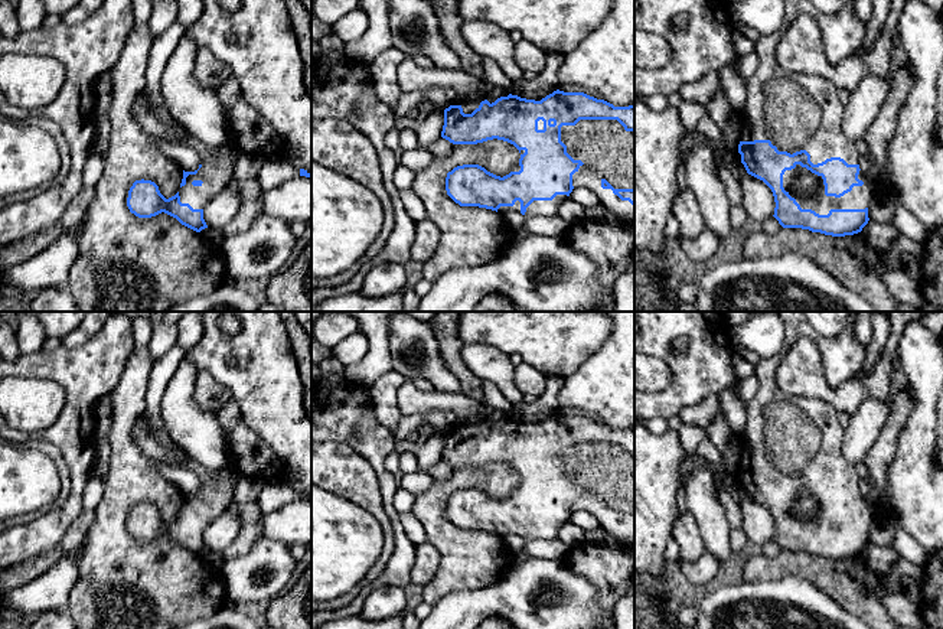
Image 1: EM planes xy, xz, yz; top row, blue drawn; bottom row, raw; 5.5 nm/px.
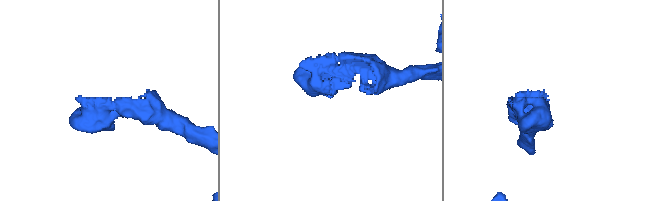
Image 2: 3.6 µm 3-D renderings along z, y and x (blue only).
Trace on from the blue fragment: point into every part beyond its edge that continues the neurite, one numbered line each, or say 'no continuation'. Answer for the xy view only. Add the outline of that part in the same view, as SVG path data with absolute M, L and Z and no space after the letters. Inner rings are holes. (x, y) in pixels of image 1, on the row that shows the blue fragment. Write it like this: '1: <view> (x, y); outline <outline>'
1: xy (217, 168); outline M226 141L222 146L211 147L211 154L199 160L202 167L196 175L186 177L186 185L179 189L182 203L193 209L203 209L229 183L239 150Z

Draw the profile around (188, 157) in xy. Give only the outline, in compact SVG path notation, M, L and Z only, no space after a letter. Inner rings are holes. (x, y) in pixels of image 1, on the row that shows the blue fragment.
M153 138L153 141L164 156L174 160L185 172L195 172L199 169L199 153L193 146L179 147L160 138Z

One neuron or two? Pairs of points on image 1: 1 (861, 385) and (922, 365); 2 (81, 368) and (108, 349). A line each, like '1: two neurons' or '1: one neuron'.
1: two neurons
2: one neuron

